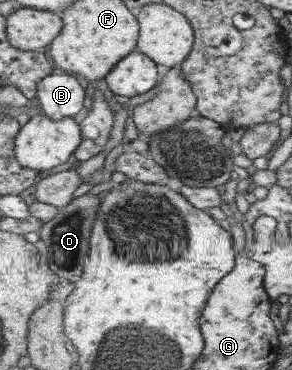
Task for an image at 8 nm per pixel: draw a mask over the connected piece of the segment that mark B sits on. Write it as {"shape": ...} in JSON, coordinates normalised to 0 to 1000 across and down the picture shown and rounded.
{"shape":[[[192,192],[130,227],[127,270],[137,297],[178,324],[226,314],[274,319],[288,297],[298,243],[264,203]]]}

